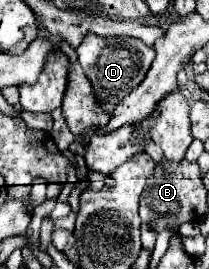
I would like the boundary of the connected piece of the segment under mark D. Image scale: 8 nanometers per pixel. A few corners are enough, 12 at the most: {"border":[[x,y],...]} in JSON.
{"border":[[87,33],[77,47],[109,113],[143,81],[155,49]]}

